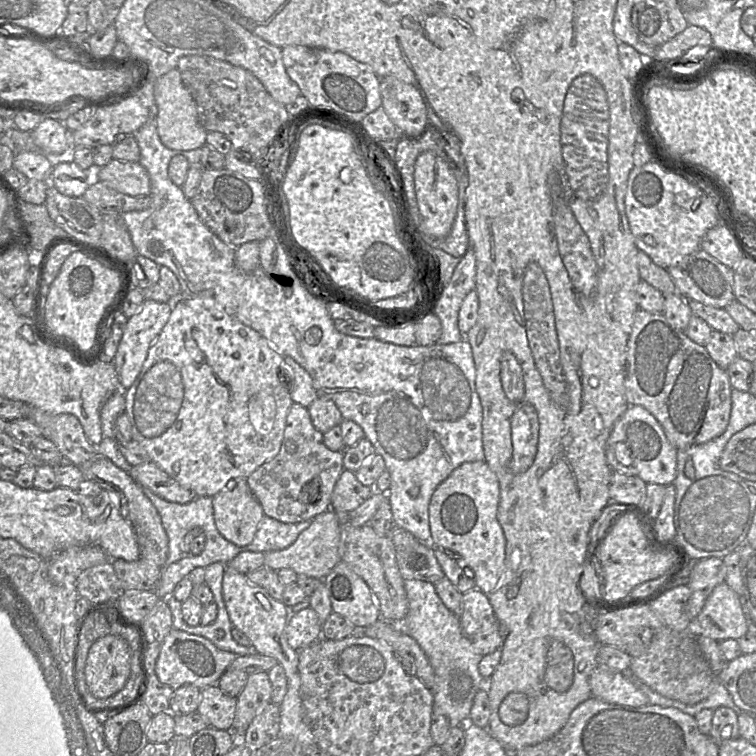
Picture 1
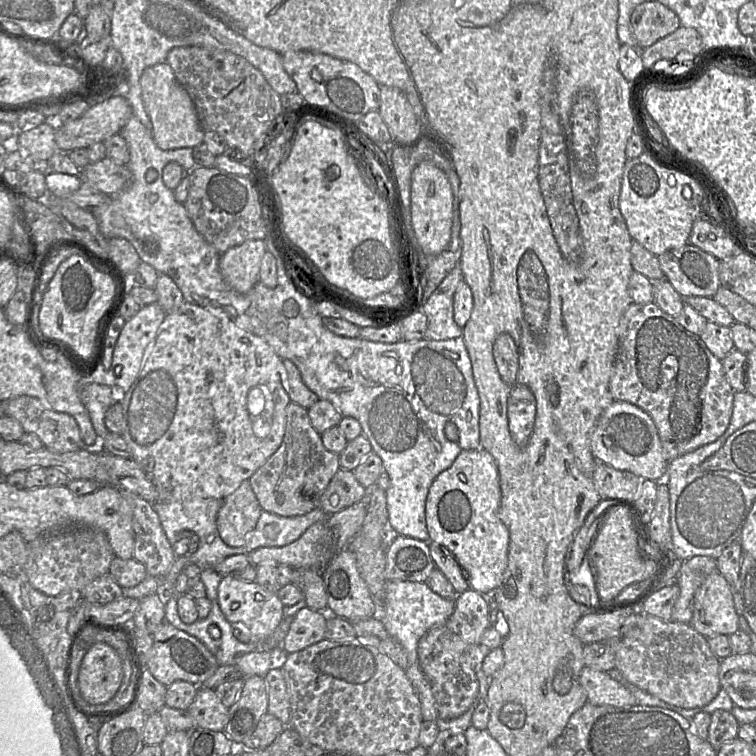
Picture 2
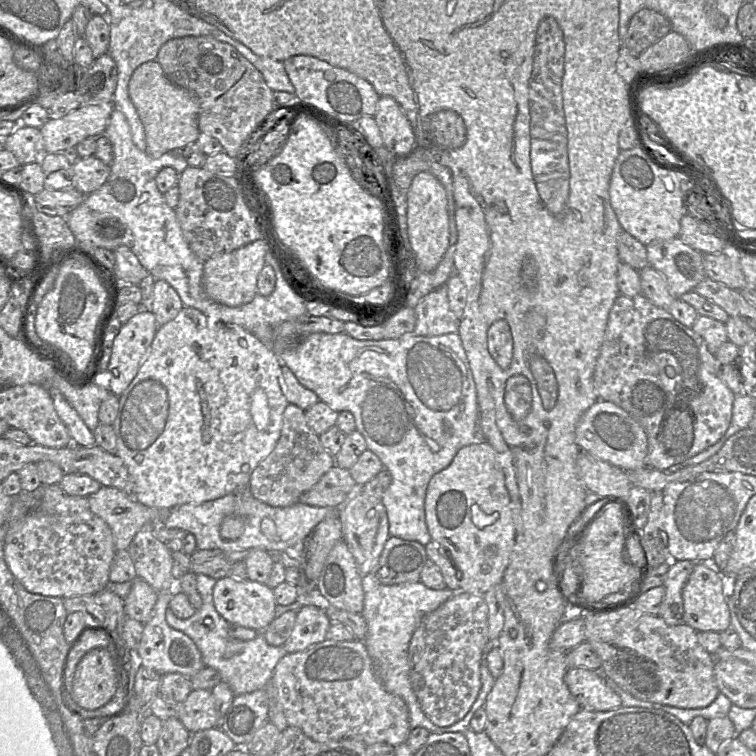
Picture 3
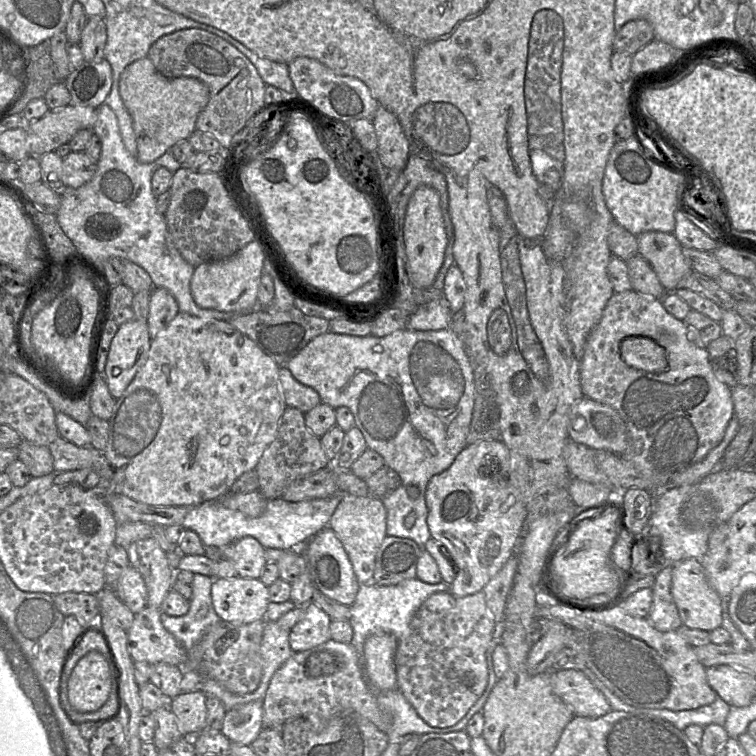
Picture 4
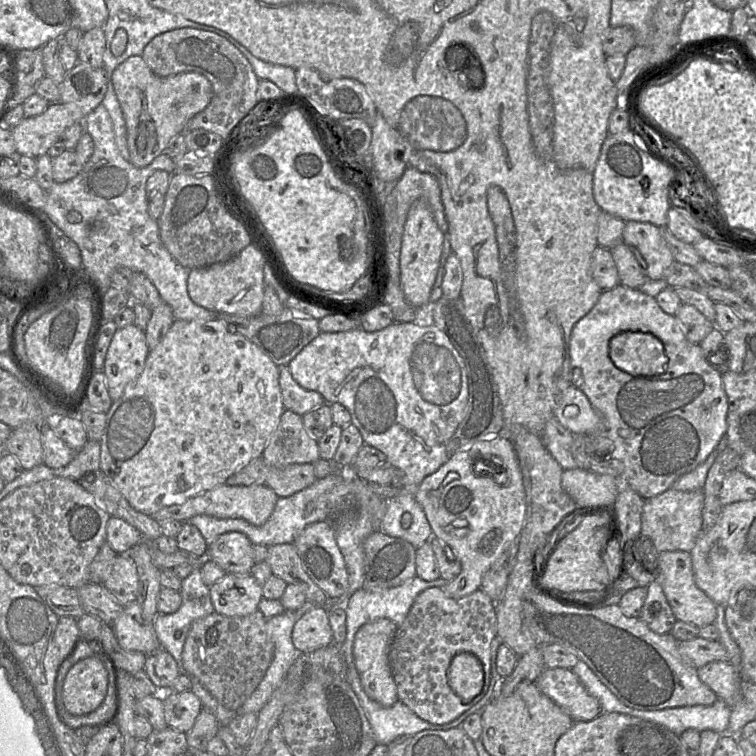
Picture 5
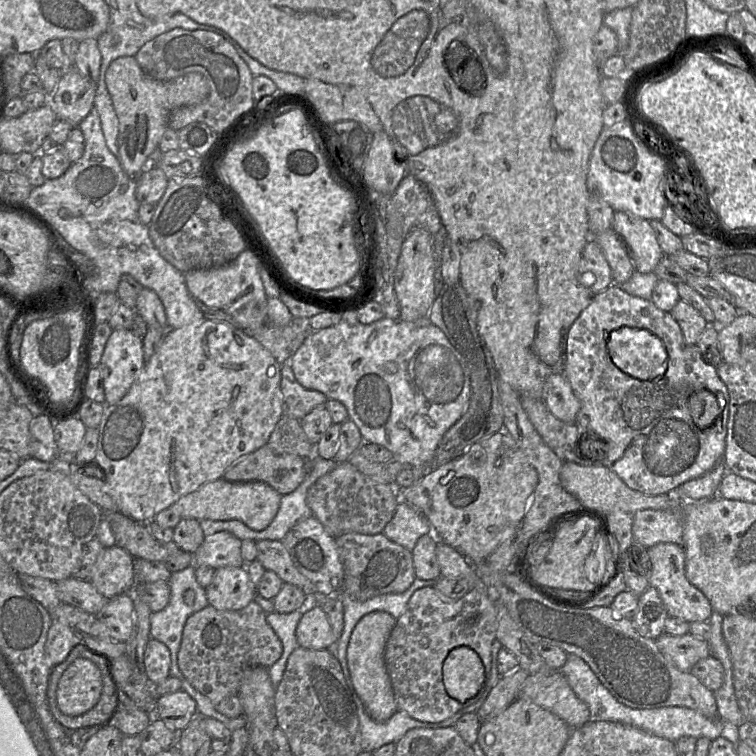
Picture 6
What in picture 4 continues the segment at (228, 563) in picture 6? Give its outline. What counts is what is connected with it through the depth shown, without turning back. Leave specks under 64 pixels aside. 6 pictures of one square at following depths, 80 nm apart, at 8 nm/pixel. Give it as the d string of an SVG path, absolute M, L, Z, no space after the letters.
M245 536L222 547L223 557L233 563L238 576L260 578L267 560L265 548L255 538Z

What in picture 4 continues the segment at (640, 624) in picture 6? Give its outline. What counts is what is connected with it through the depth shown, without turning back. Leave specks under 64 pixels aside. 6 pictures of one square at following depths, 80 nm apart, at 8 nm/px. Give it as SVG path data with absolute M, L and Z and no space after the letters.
M667 566L655 576L651 587L652 604L648 616L650 624L661 632L677 630L682 622L671 594L673 566Z

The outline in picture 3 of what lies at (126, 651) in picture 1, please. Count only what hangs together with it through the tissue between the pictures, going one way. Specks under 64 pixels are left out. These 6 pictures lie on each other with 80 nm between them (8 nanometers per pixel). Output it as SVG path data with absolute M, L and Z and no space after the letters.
M91 649L76 667L72 686L74 701L84 709L95 710L108 703L114 693L114 668L108 651Z

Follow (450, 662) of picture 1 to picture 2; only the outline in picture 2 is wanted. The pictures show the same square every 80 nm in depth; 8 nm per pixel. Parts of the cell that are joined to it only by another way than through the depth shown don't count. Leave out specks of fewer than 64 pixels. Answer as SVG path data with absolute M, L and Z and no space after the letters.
M388 581L383 601L376 603L377 610L373 618L379 620L384 625L387 632L397 640L407 652L409 666L405 670L405 674L413 684L419 696L423 720L436 722L440 731L452 730L465 732L465 730L471 725L472 716L476 707L481 701L485 700L489 689L491 678L486 676L482 671L482 664L491 649L482 644L470 648L472 668L476 673L479 684L478 694L469 709L460 717L451 720L442 719L436 710L430 681L419 665L418 643L429 630L446 623L454 612L455 601L444 599L434 593L426 582Z

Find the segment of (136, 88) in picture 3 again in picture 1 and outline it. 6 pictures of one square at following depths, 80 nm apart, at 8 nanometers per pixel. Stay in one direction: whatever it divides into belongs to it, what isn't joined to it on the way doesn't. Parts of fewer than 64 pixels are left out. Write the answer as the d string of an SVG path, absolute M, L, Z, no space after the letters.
M177 68L155 81L154 98L157 106L157 131L165 147L172 150L192 150L202 148L206 144L207 131L199 120L196 103L183 84Z

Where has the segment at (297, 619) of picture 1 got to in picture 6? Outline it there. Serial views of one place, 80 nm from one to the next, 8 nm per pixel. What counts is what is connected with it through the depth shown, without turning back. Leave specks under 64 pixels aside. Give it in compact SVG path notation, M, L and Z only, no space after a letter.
M314 606L302 615L296 629L296 638L300 647L323 650L334 645L339 636L333 631L322 608Z

